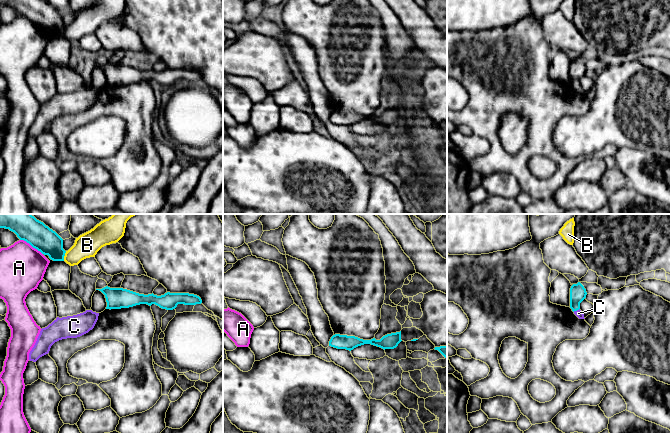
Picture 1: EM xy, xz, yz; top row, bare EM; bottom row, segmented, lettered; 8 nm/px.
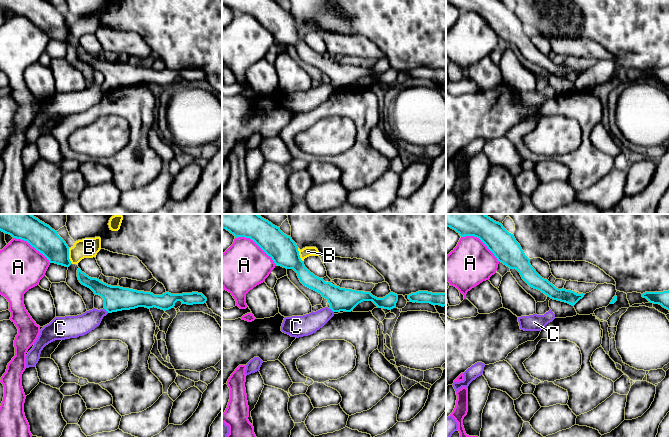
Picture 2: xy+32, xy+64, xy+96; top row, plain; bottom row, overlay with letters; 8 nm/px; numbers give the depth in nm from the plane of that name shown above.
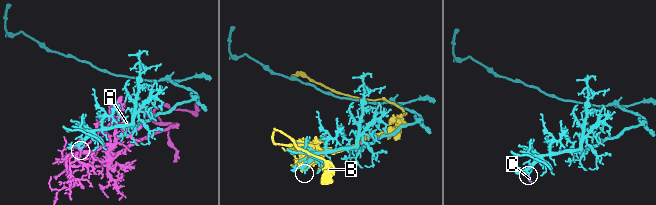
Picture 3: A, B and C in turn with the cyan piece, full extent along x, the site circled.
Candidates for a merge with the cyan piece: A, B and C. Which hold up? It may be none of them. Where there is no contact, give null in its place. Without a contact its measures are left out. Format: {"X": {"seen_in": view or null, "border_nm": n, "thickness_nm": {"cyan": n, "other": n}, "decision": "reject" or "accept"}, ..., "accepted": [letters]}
{"A": {"seen_in": "xy", "border_nm": 220, "thickness_nm": {"cyan": 200, "other": 360}, "decision": "reject"}, "B": {"seen_in": "xy", "border_nm": 80, "thickness_nm": {"cyan": 200, "other": 200}, "decision": "reject"}, "C": {"seen_in": "yz", "border_nm": 60, "thickness_nm": {"cyan": 130, "other": 60}, "decision": "accept"}, "accepted": ["C"]}

